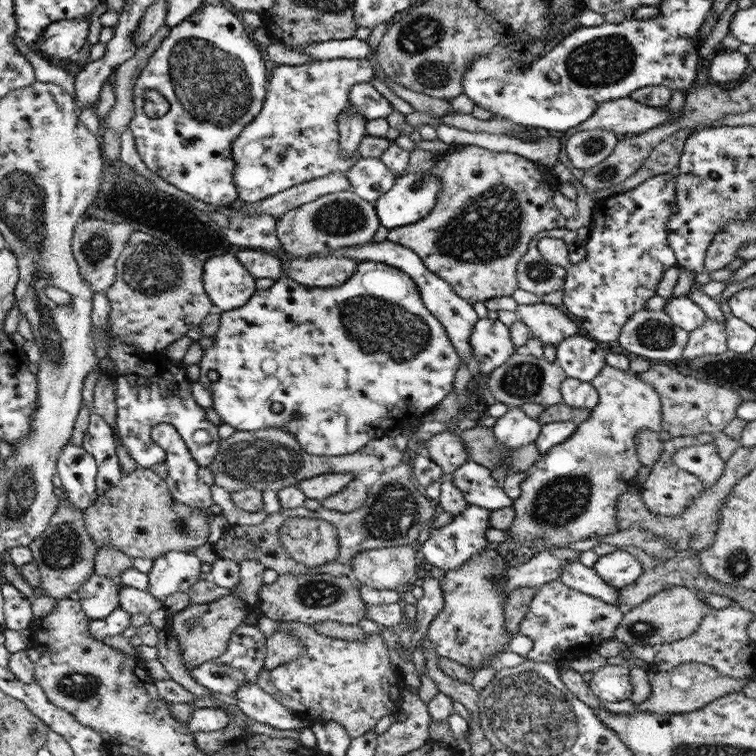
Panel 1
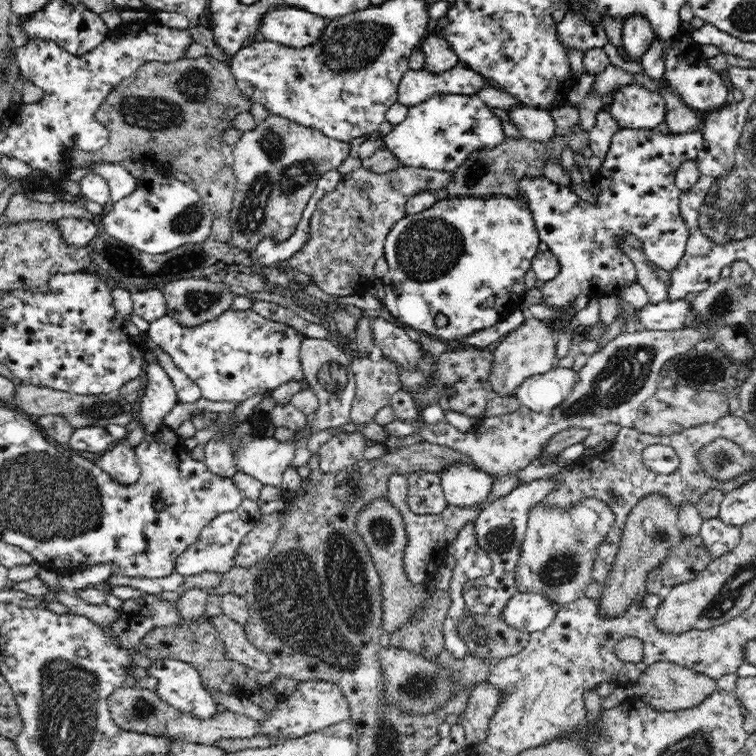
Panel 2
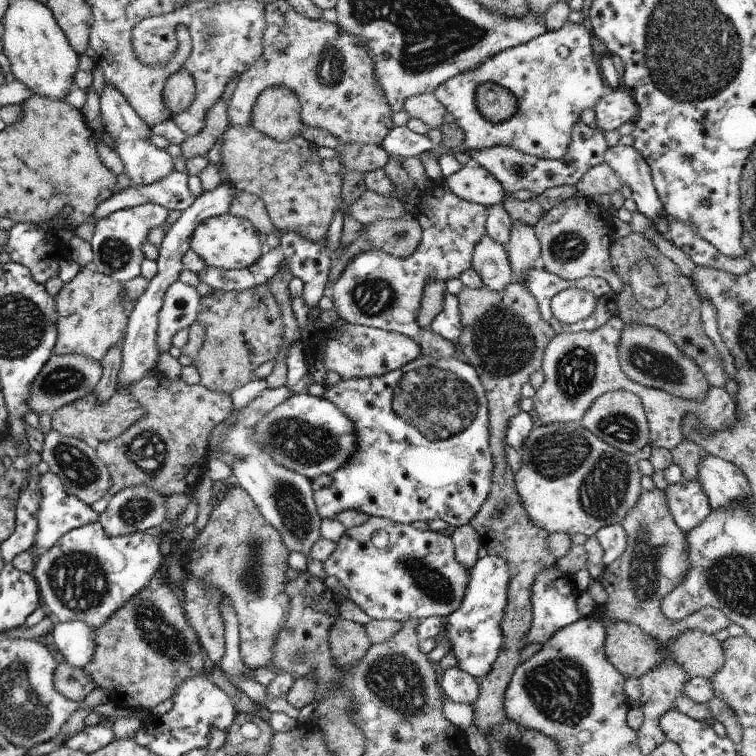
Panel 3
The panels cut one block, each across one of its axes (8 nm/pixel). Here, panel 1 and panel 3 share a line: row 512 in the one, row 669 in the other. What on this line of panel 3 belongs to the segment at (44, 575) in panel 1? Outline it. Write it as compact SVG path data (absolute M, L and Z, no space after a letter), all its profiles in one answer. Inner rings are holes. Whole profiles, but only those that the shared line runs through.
M61 658L55 670L54 686L60 694L77 703L81 703L96 687L84 668L76 668Z

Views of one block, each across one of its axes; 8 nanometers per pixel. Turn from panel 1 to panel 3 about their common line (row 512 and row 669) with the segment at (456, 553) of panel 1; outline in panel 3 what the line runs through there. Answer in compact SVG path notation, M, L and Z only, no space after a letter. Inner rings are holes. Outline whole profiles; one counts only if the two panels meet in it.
M486 555L472 567L468 586L460 608L444 618L444 630L439 639L448 640L450 652L457 658L457 666L477 680L490 672L503 647L501 632L502 609L507 602L509 566L498 555Z

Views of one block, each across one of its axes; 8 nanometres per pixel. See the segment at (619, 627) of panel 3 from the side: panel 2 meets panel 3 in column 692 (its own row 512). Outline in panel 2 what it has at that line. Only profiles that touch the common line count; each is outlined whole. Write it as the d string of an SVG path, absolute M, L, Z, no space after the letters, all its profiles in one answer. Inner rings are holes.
M649 494L634 505L627 516L618 555L599 599L598 612L601 612L603 618L622 616L626 610L630 610L634 602L646 596L647 577L650 572L659 567L670 555L670 551L683 540L677 511L668 501L668 497L660 494Z

